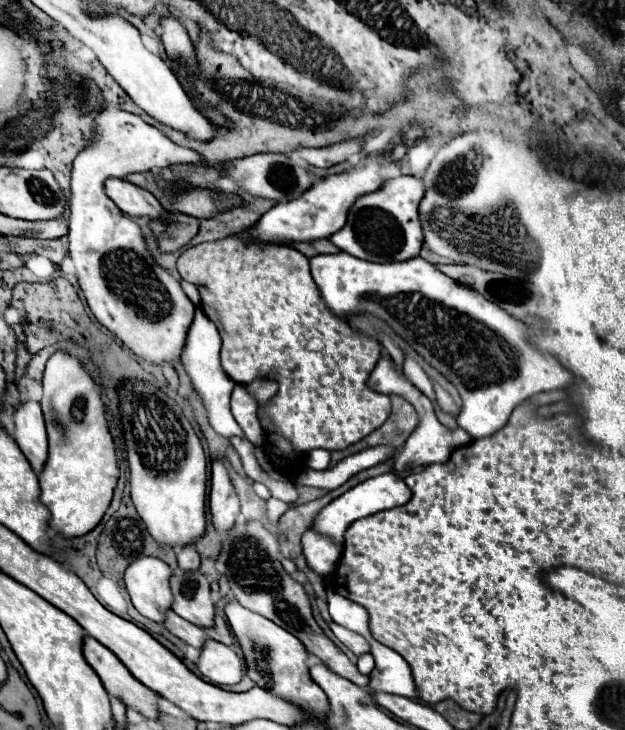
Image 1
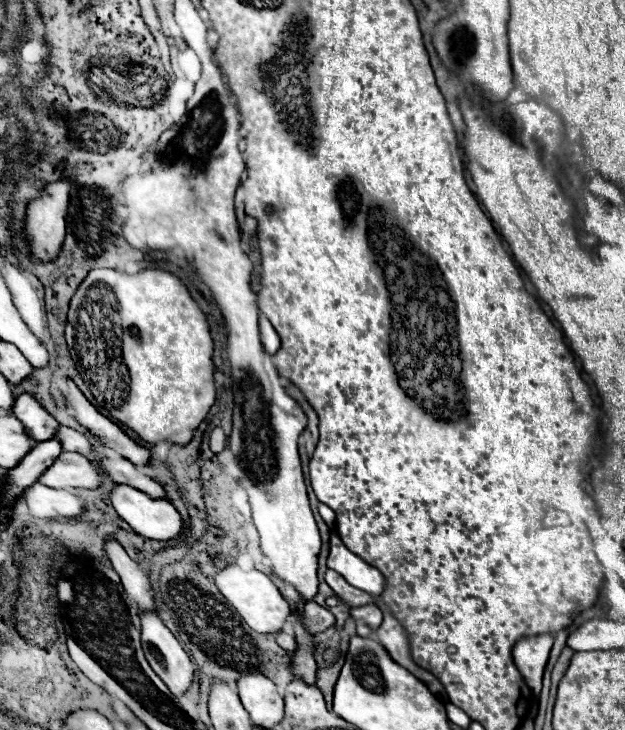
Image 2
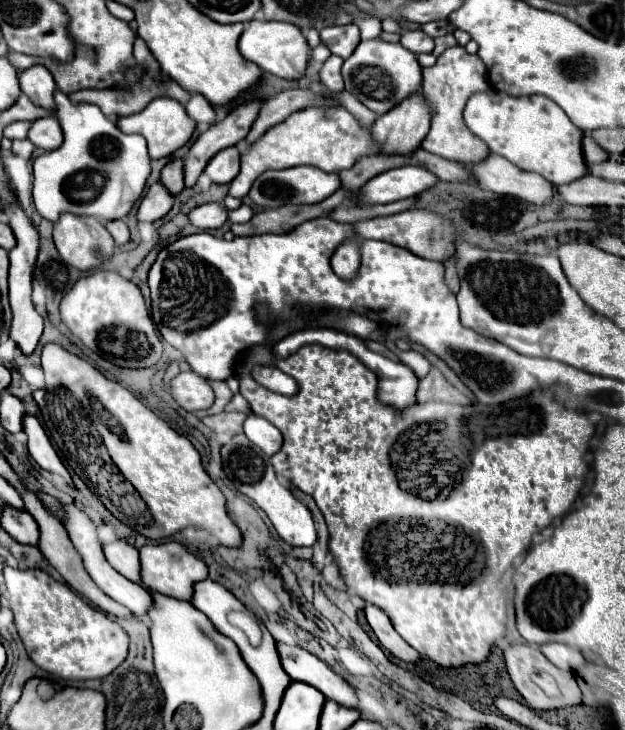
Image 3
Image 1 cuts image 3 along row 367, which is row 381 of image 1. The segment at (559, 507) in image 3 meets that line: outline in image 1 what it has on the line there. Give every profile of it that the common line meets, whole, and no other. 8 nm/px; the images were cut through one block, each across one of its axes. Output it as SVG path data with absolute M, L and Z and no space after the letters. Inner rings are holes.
M240 232L224 240L198 244L186 250L178 258L178 272L182 280L196 284L203 312L222 334L220 362L226 374L234 382L254 382L258 378L278 380L280 390L270 402L258 408L258 416L270 418L274 426L272 432L284 440L290 440L290 446L298 456L290 463L290 456L284 456L274 446L274 438L266 434L264 452L272 460L270 464L278 466L280 472L294 474L304 468L305 463L298 464L300 454L316 448L343 450L384 424L384 418L390 414L390 398L366 386L366 380L380 358L382 346L368 336L352 332L344 320L330 314L326 304L322 304L320 292L310 276L308 258L304 258L298 250L288 246L264 246L252 240L250 248L246 248L246 232ZM314 338L324 342L322 350L308 348L310 340Z

